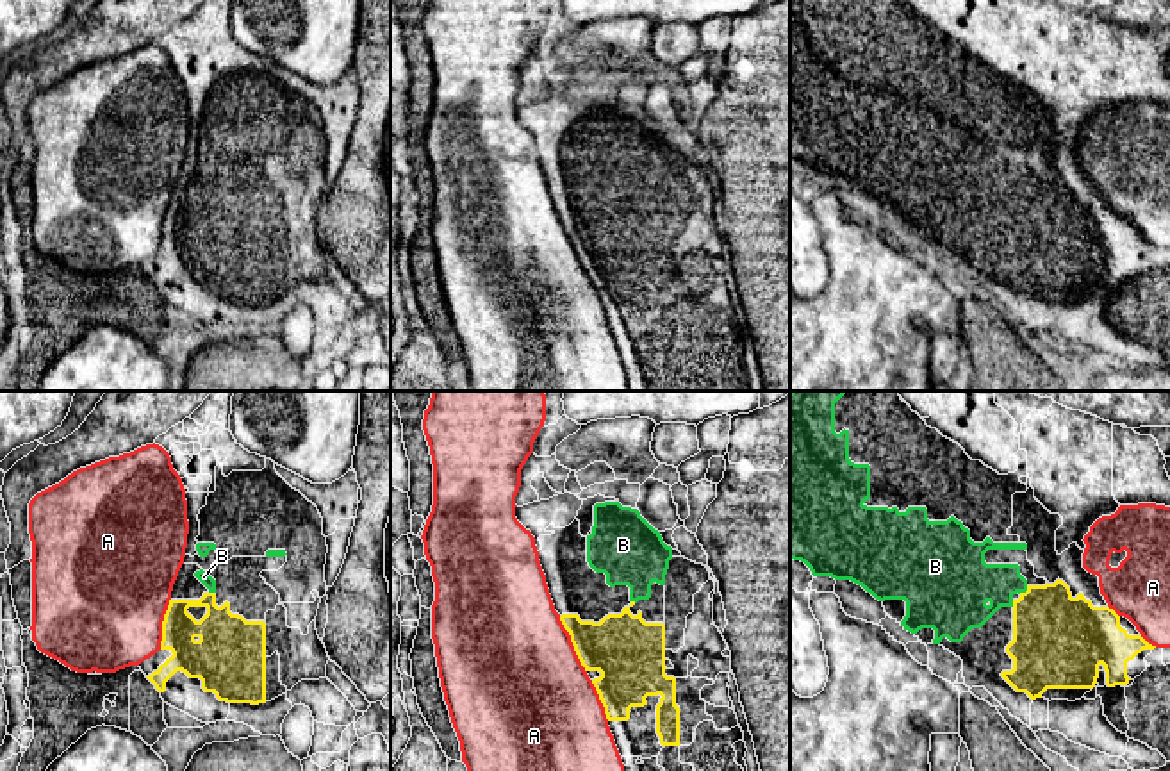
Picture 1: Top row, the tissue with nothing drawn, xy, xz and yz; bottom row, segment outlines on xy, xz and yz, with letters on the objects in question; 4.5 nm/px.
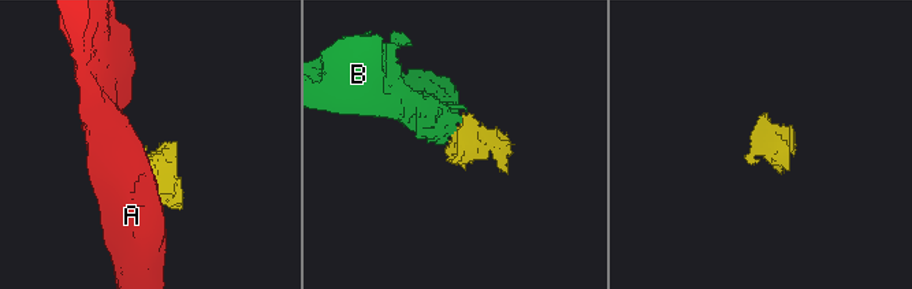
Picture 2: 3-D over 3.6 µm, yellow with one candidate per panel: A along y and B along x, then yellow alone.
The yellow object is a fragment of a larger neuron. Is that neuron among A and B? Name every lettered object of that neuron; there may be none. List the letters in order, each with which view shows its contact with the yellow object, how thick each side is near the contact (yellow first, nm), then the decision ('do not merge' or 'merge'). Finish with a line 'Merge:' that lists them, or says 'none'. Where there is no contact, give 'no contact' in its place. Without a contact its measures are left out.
A: xz | 320/500 nm | do not merge
B: yz | 400/220 nm | merge
Merge: B

